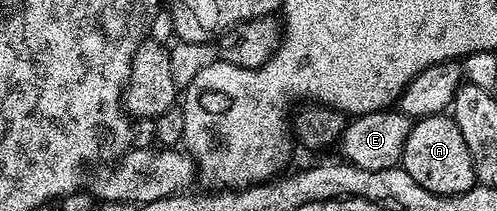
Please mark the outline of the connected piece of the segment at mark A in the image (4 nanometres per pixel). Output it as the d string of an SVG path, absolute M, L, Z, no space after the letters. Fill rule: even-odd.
M446 113L429 115L411 126L408 141L404 141L400 166L416 185L428 189L433 195L459 195L476 183L472 153L468 153L468 145L456 121Z

